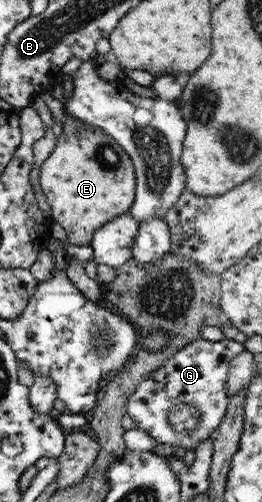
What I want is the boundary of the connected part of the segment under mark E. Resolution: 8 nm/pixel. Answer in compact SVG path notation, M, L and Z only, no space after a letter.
M70 113L63 124L55 148L40 166L40 190L50 205L51 218L58 223L74 246L90 245L92 237L106 222L128 212L134 202L134 168L122 146L106 131Z

